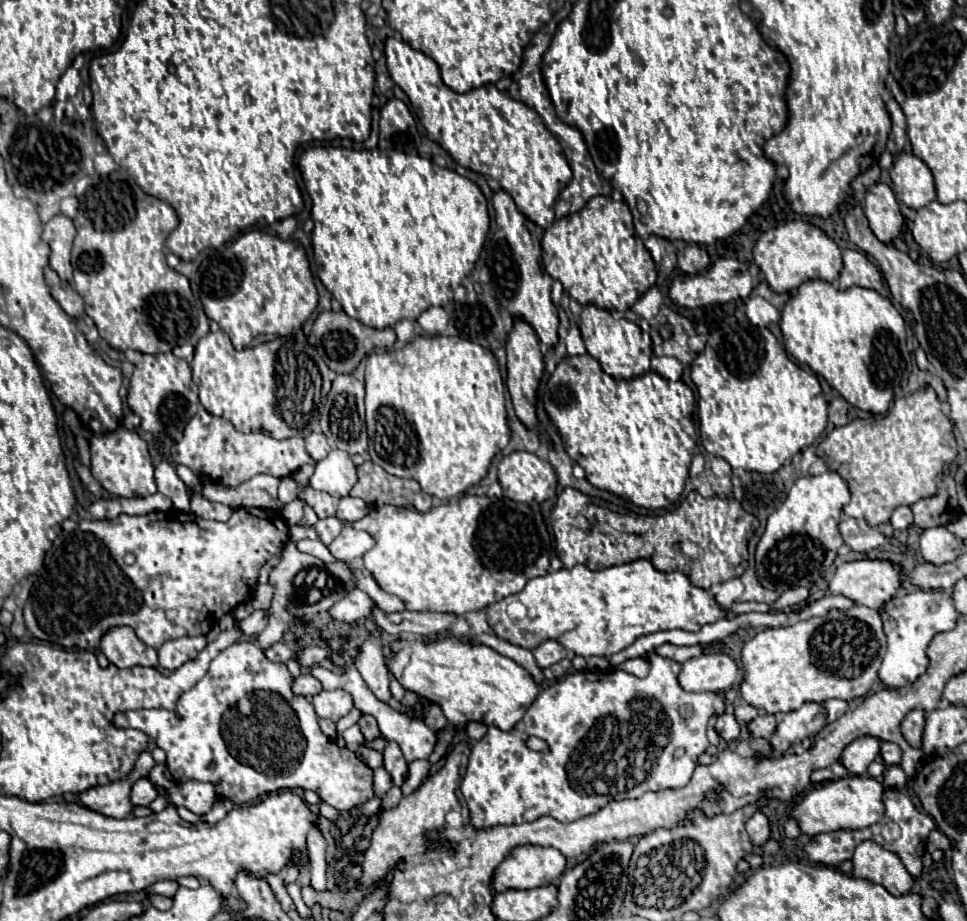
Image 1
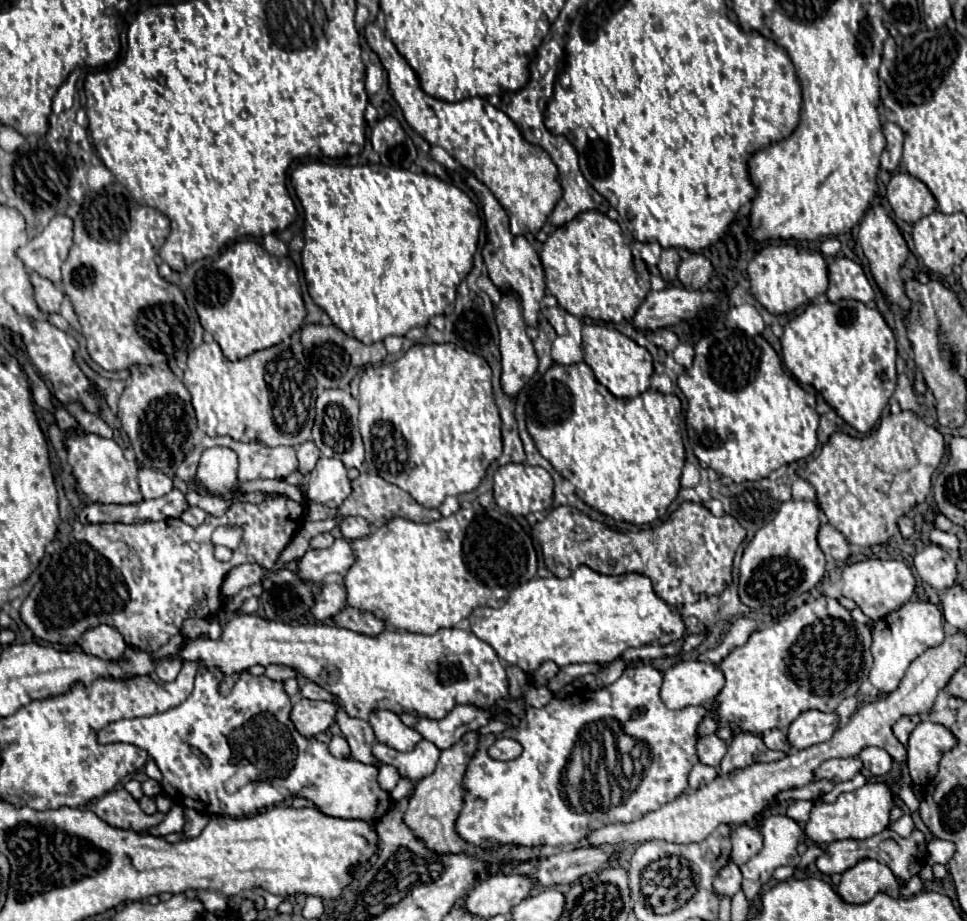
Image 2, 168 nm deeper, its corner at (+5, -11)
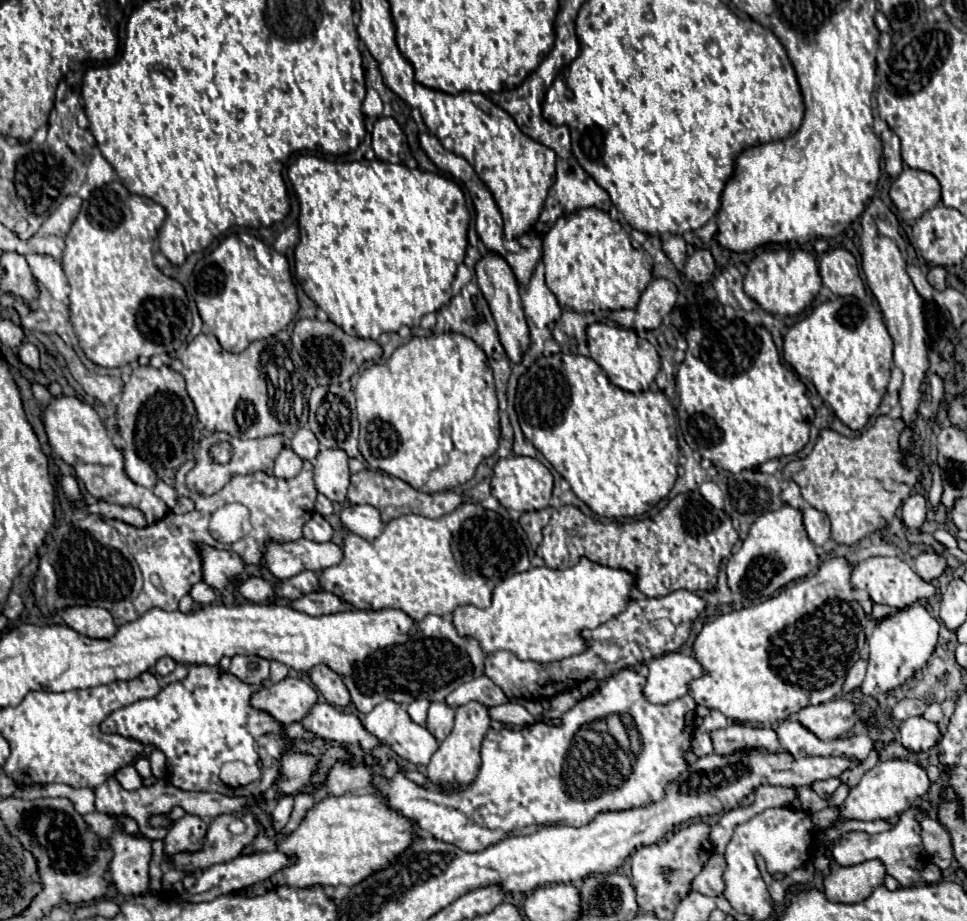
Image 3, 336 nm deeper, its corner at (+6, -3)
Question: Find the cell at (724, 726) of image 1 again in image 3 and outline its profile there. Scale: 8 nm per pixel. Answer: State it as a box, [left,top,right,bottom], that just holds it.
[690,730,714,758]

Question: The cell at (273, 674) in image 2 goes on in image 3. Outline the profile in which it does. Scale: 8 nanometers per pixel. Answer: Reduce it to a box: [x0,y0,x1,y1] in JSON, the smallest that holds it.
[230,656,270,684]

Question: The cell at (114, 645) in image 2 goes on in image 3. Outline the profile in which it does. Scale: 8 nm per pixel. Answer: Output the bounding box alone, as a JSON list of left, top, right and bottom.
[62,606,116,640]

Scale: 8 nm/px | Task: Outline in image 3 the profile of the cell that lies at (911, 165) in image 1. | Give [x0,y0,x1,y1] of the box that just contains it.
[890,168,940,222]

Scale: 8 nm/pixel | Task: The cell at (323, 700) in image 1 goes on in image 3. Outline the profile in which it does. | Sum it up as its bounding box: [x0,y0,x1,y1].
[252,678,316,726]

